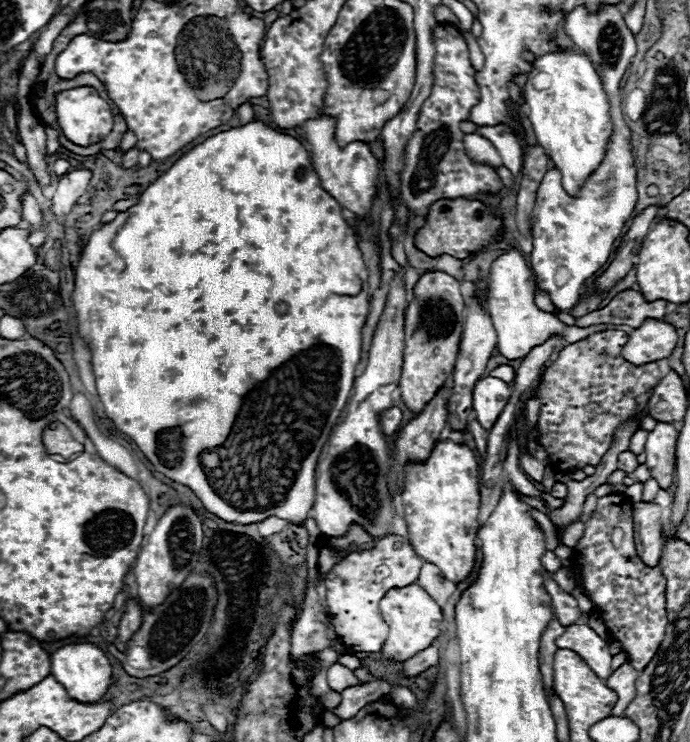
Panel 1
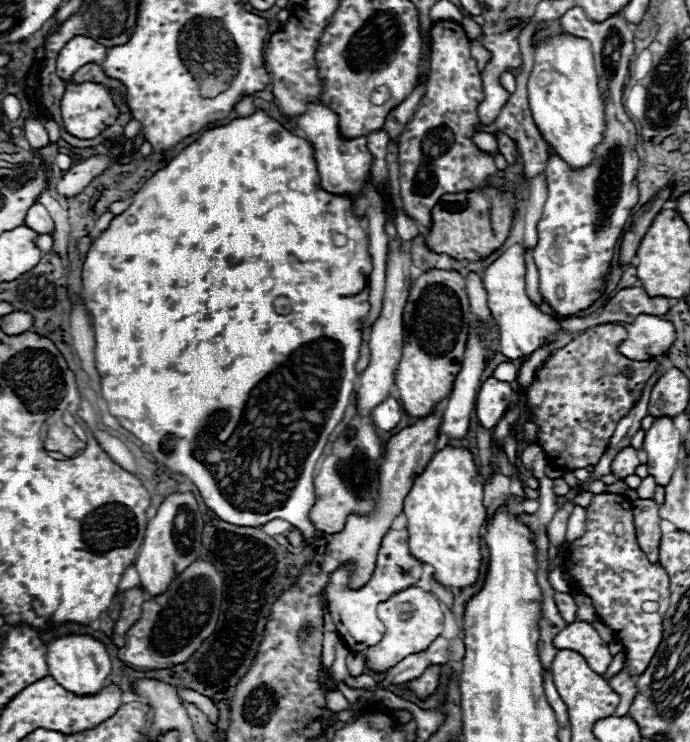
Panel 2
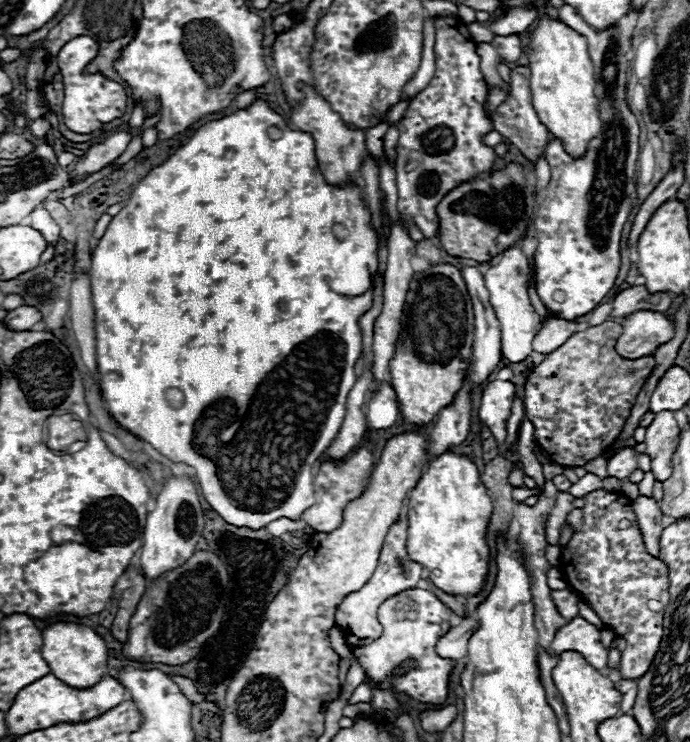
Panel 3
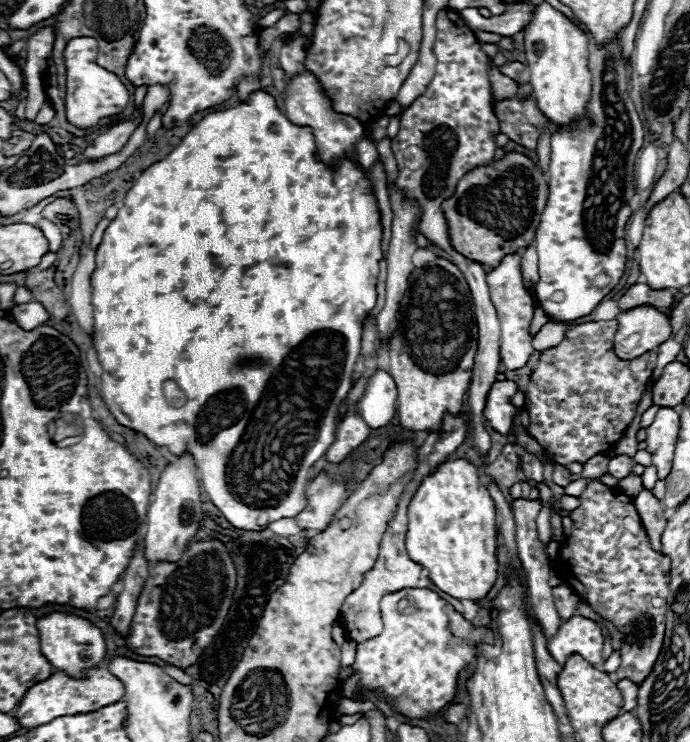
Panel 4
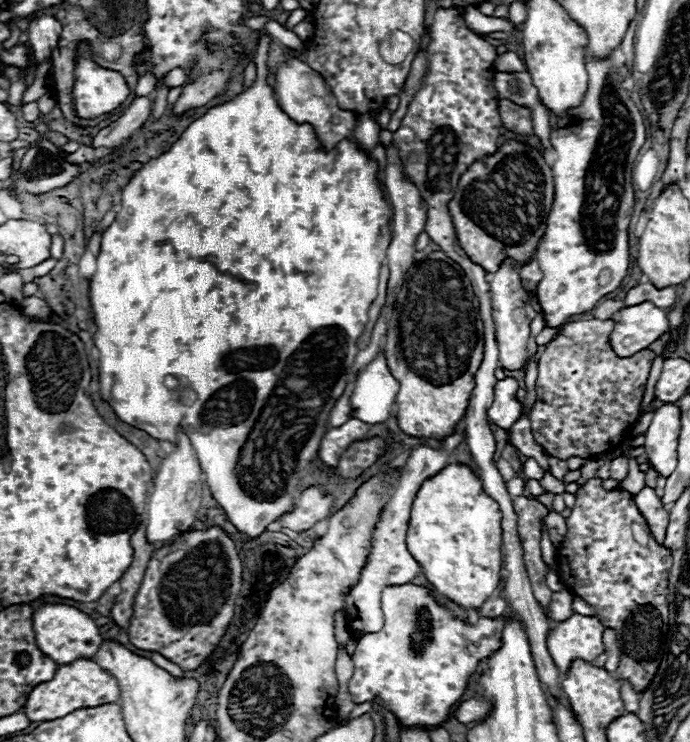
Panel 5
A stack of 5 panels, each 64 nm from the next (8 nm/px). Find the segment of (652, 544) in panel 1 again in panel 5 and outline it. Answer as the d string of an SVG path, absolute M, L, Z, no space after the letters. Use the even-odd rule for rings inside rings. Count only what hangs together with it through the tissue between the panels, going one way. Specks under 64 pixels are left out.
M644 486L636 496L634 496L636 506L640 508L642 516L648 520L648 526L652 528L652 536L656 538L658 544L664 542L666 538L666 528L668 528L668 510L660 502L660 498L654 494L654 488Z

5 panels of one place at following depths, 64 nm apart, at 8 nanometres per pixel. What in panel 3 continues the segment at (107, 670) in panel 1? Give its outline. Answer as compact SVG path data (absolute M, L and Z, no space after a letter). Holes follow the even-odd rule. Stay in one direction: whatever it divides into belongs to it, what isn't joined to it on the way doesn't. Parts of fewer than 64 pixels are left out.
M64 620L46 624L42 630L42 656L48 662L52 674L56 674L66 684L72 684L74 688L88 688L106 674L108 664L106 642L84 624Z

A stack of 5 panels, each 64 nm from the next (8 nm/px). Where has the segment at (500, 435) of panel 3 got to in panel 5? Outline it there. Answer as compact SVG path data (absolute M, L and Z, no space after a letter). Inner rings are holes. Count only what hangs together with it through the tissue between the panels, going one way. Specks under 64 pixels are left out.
M514 378L498 380L494 386L494 402L488 408L488 420L504 430L508 430L520 416L522 404L516 398L518 382Z

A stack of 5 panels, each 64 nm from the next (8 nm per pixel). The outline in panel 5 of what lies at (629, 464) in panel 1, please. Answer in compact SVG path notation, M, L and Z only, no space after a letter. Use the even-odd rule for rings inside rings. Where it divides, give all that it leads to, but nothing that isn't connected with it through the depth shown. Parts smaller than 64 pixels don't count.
M624 456L614 458L610 464L610 478L622 482L626 476L628 476L628 458L624 458Z

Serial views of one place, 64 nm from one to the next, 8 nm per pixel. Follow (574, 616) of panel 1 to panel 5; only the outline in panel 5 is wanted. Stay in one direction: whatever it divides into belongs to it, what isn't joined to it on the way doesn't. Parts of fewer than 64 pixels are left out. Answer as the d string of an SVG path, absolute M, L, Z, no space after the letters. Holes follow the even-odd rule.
M560 590L560 592L552 592L552 598L550 598L550 604L548 604L548 616L554 620L554 622L560 622L560 620L568 620L568 616L572 616L572 600L574 600L574 594L570 590Z

